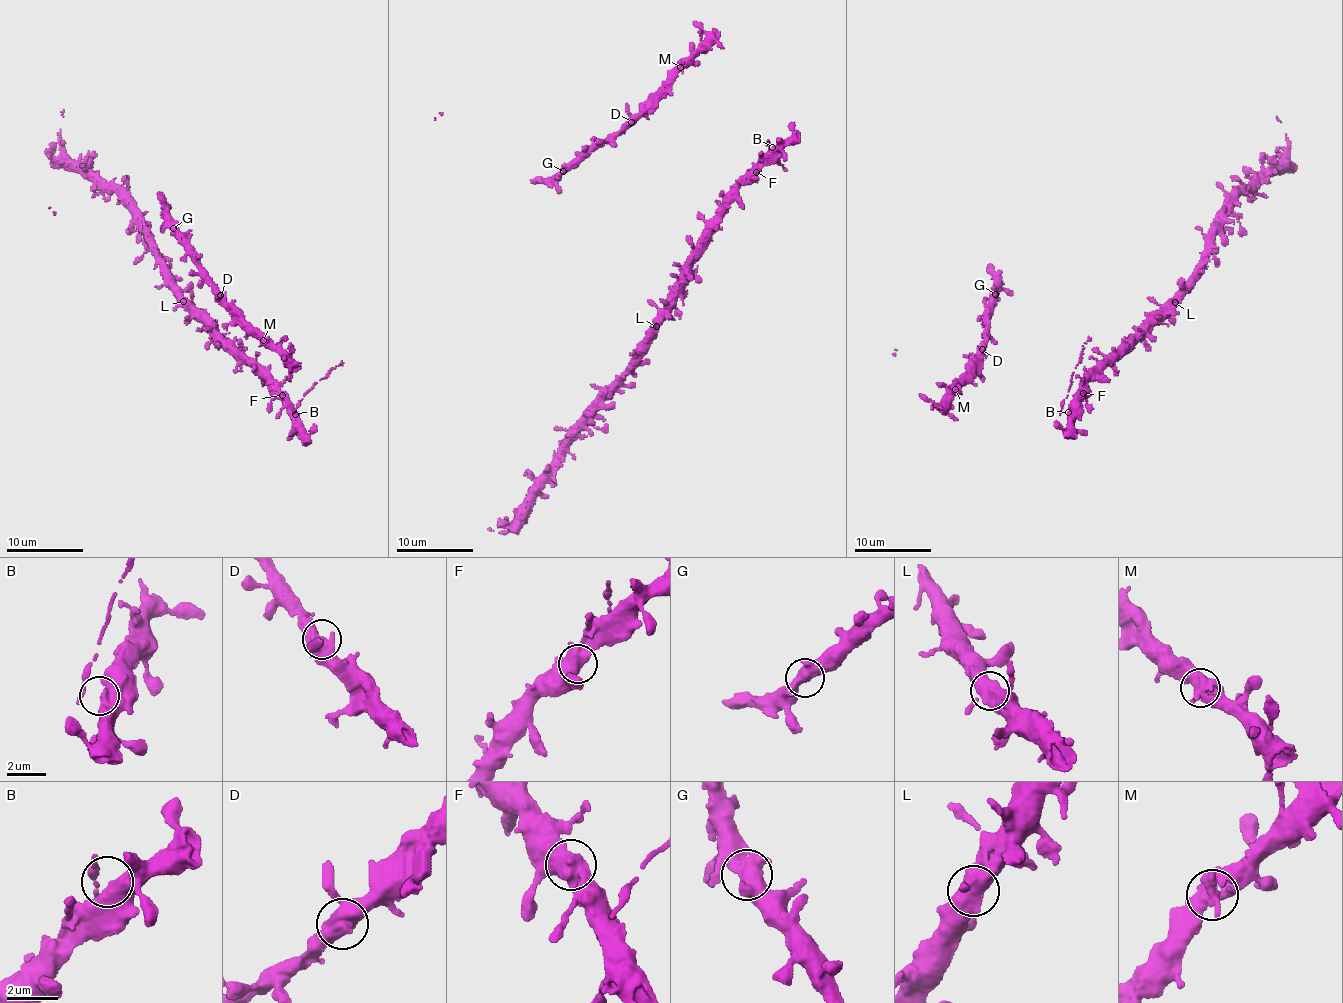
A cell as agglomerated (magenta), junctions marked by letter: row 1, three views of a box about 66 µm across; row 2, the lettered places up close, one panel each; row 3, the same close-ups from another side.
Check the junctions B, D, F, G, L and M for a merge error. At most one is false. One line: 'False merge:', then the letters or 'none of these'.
False merge: none of these

